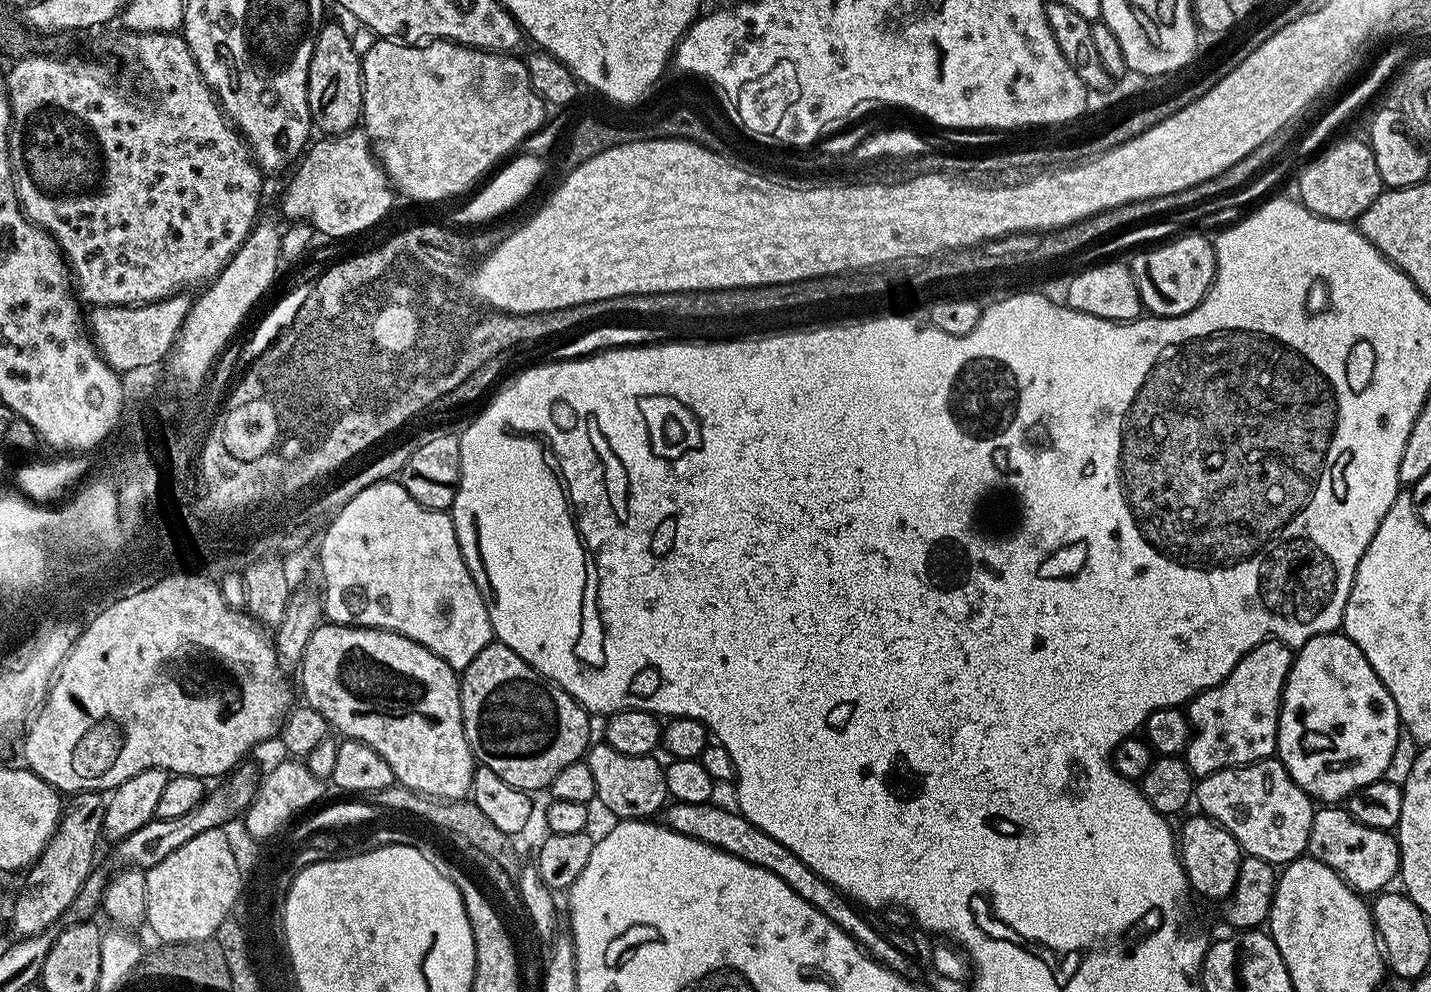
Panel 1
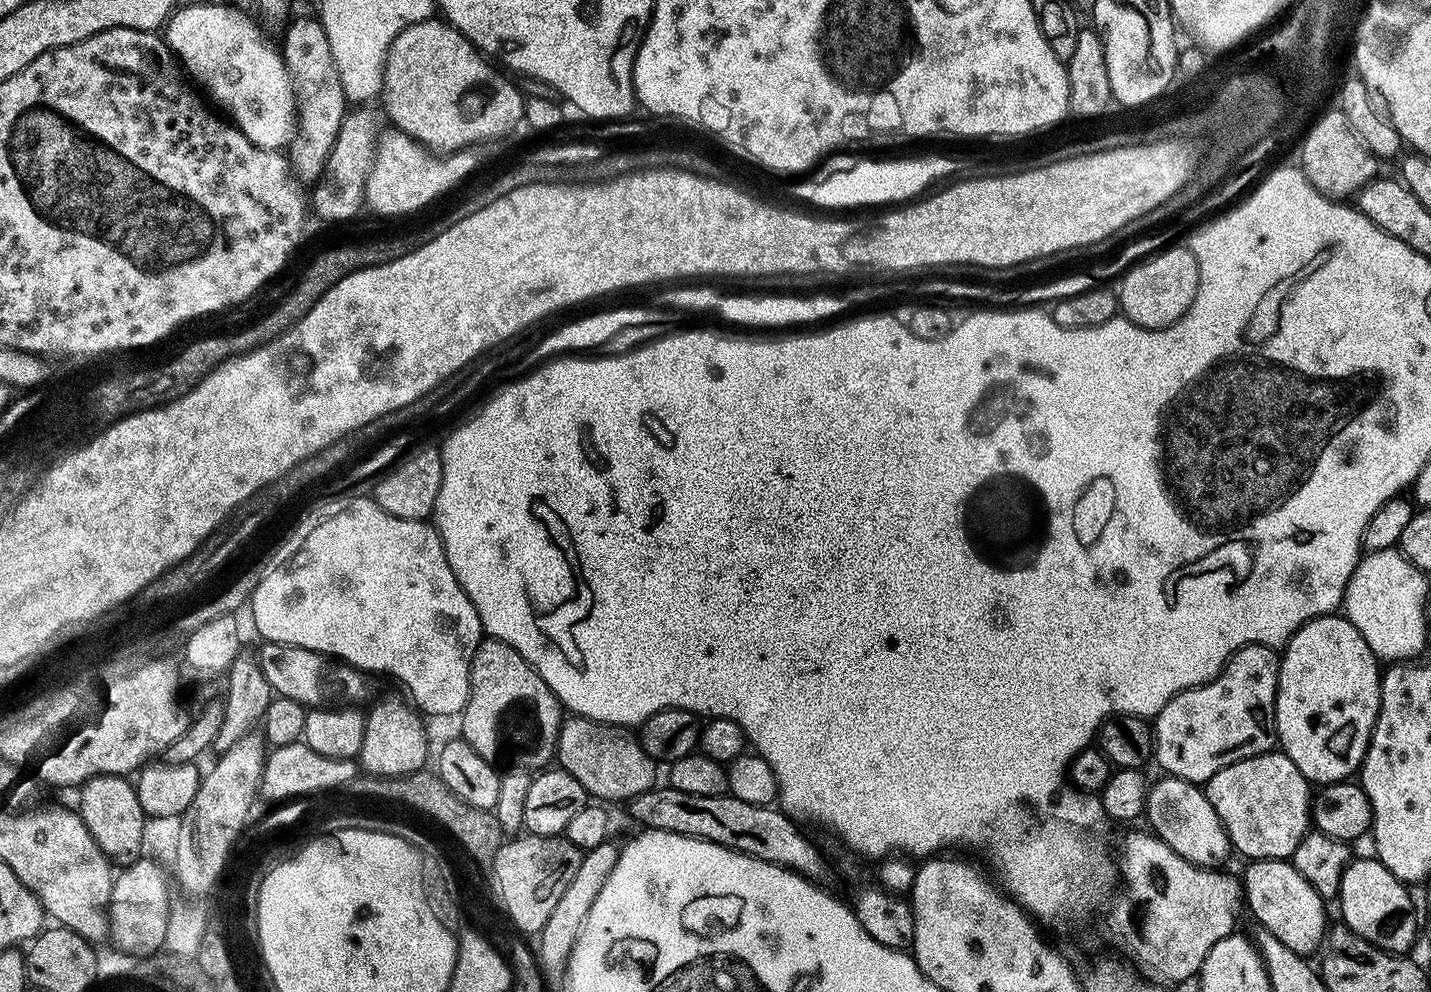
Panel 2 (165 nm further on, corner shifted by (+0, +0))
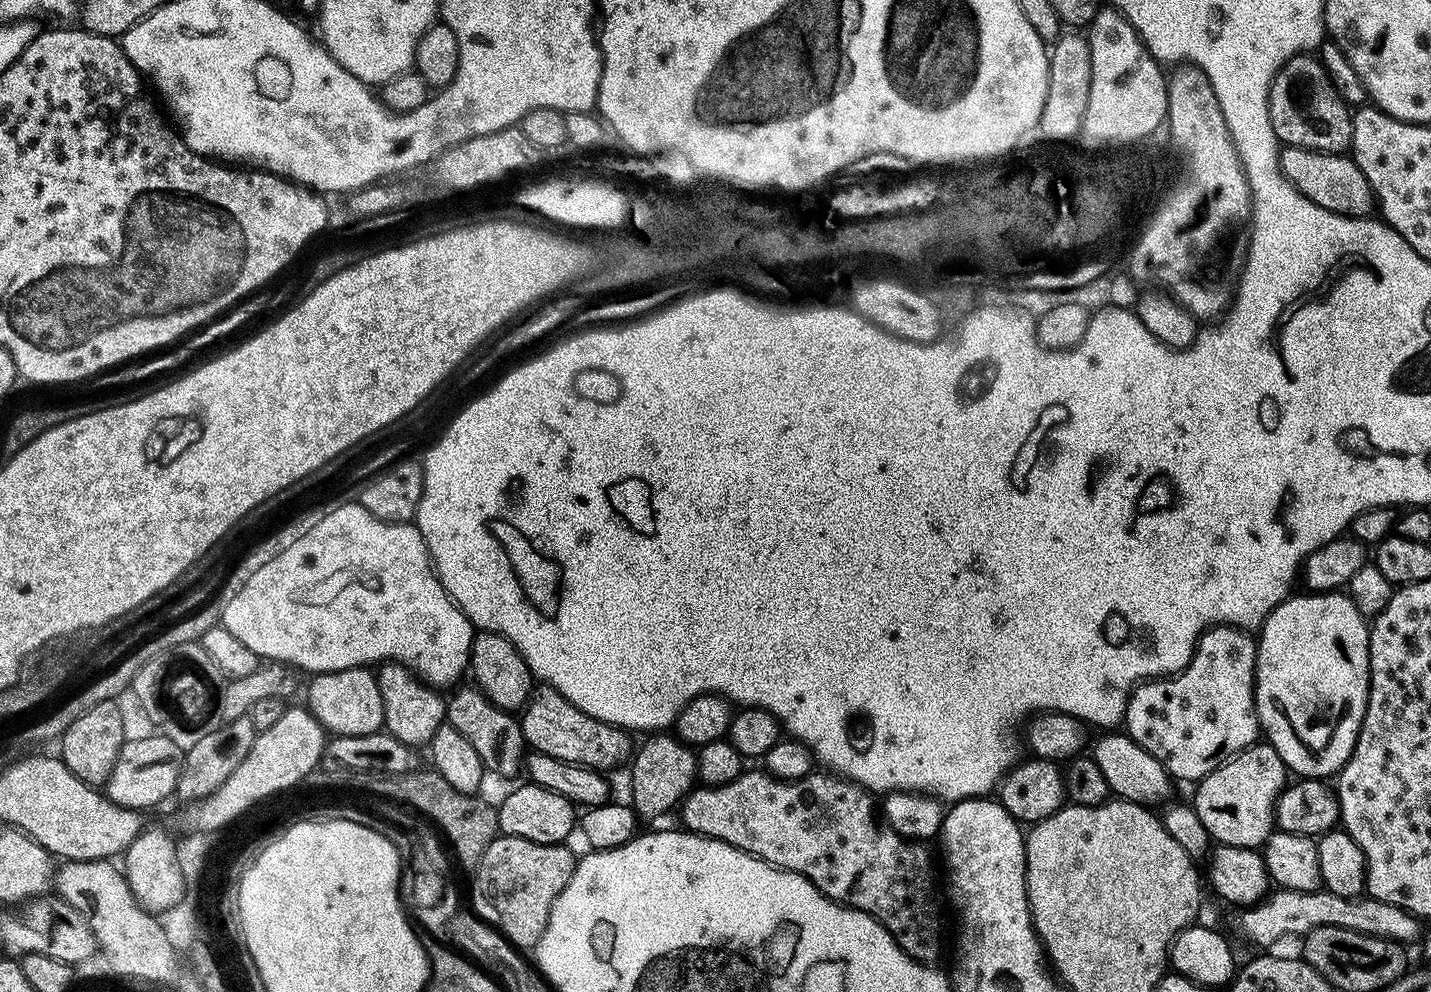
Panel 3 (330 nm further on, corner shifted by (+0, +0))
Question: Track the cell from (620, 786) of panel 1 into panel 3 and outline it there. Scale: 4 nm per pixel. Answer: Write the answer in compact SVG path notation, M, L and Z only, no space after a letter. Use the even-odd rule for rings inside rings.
M540 686L528 697L527 704L519 717L520 728L524 733L525 745L533 752L541 752L550 758L560 759L564 763L576 764L578 767L596 769L607 773L607 768L616 768L633 755L634 743L625 729L590 718L578 706L574 706L562 694L553 688Z

